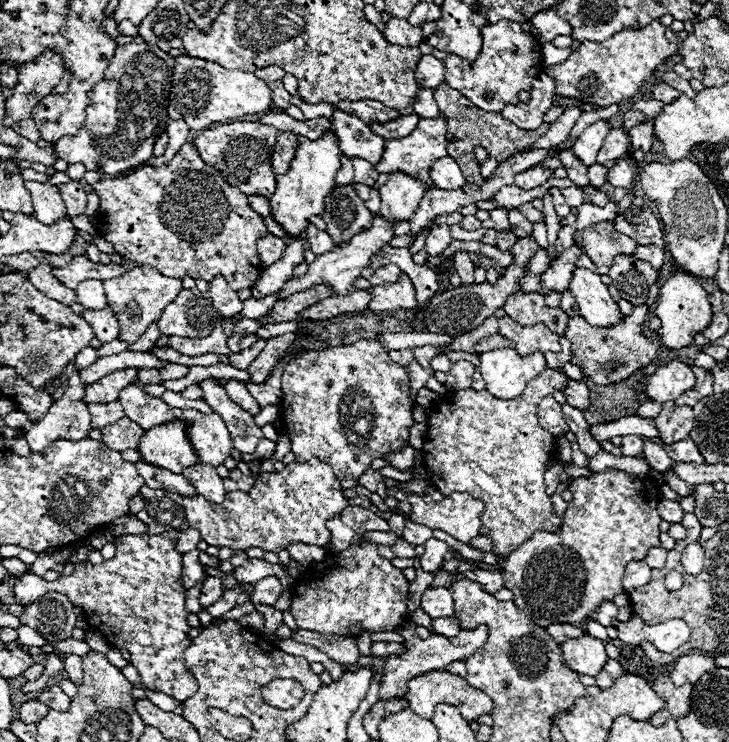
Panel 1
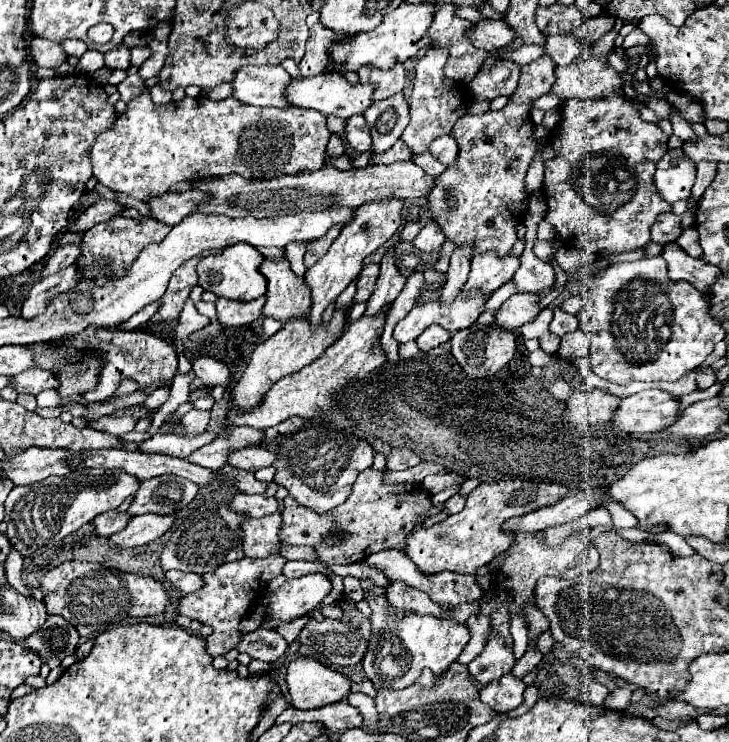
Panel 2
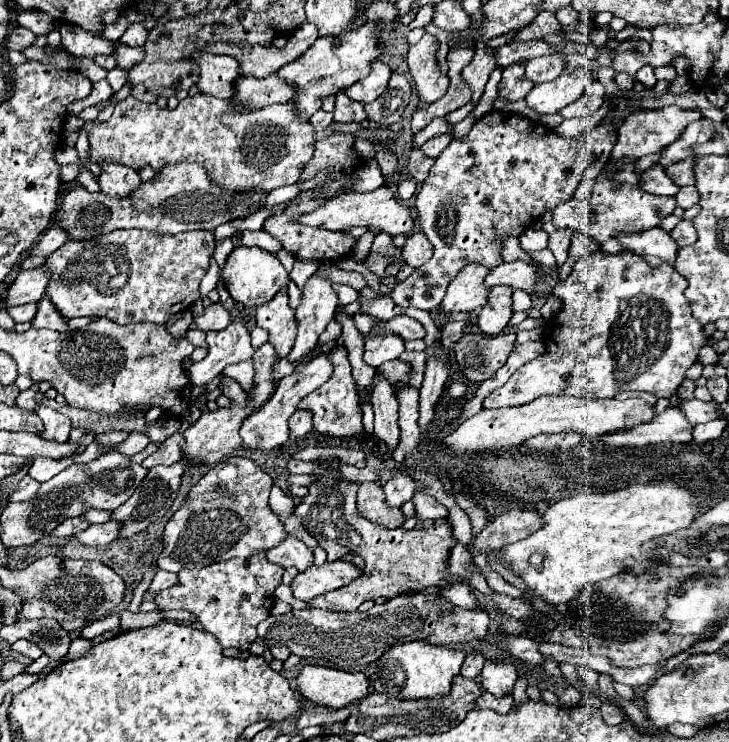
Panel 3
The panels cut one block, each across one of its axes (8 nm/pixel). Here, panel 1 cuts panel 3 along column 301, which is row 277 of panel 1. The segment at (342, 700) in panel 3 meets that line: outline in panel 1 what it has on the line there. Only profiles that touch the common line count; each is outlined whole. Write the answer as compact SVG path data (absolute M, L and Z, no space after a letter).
M680 270L662 284L654 316L662 320L662 326L656 330L656 334L664 348L670 348L670 350L688 348L690 344L694 344L694 336L700 334L706 326L710 326L712 306L708 302L708 292L700 286L700 282L694 276Z

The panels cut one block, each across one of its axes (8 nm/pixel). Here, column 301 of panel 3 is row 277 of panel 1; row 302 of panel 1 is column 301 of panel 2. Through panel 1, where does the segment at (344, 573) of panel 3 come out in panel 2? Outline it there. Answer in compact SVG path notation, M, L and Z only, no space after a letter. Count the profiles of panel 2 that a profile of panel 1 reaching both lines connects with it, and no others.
M308 574L302 578L286 580L284 586L270 594L266 612L270 628L274 630L284 622L292 622L314 610L330 594L330 590L332 584L324 574Z

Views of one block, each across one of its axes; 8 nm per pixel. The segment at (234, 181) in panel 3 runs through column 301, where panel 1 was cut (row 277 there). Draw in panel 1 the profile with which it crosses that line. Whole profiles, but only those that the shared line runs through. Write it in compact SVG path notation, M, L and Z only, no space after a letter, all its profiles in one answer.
M144 264L144 266L138 266L134 270L128 270L126 274L118 276L118 278L106 280L104 288L106 288L108 306L114 310L116 320L120 324L118 340L134 344L148 330L150 324L156 324L160 320L162 310L170 302L174 302L174 298L182 290L182 280L180 278L168 278L168 276L160 274L154 266Z

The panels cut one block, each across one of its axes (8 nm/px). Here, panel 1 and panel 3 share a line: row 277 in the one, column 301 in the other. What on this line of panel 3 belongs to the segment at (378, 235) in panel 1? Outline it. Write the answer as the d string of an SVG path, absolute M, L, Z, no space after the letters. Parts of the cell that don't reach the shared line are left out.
M310 276L302 290L302 304L296 308L298 334L292 352L288 354L290 362L302 360L310 354L318 342L318 336L334 320L338 308L338 298L332 290L332 282L320 276Z

